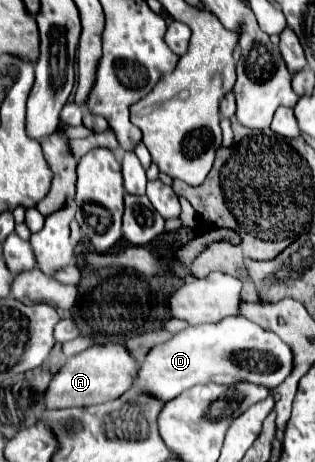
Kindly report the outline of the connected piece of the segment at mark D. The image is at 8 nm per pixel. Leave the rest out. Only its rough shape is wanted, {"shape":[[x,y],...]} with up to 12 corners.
{"shape":[[242,316],[154,346],[136,388],[168,402],[196,384],[276,388],[290,348]]}

